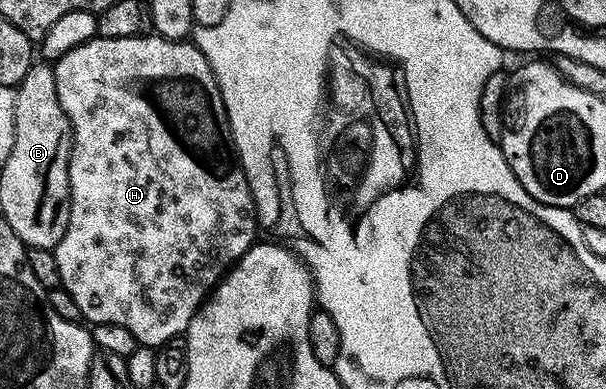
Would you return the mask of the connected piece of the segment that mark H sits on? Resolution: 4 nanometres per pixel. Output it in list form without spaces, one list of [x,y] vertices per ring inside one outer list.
[[[97,35],[91,41],[82,43],[82,47],[74,47],[74,51],[62,55],[62,59],[55,62],[54,68],[58,103],[62,111],[66,111],[72,128],[72,154],[68,160],[70,219],[54,250],[60,285],[77,303],[85,322],[92,325],[118,323],[118,327],[126,327],[126,331],[130,331],[130,335],[134,335],[141,346],[165,345],[167,341],[187,334],[193,315],[200,310],[220,278],[239,261],[247,249],[252,248],[258,234],[256,204],[252,201],[244,168],[240,166],[232,147],[228,116],[210,63],[206,63],[200,48],[188,39],[171,41],[155,35],[106,39]]]

